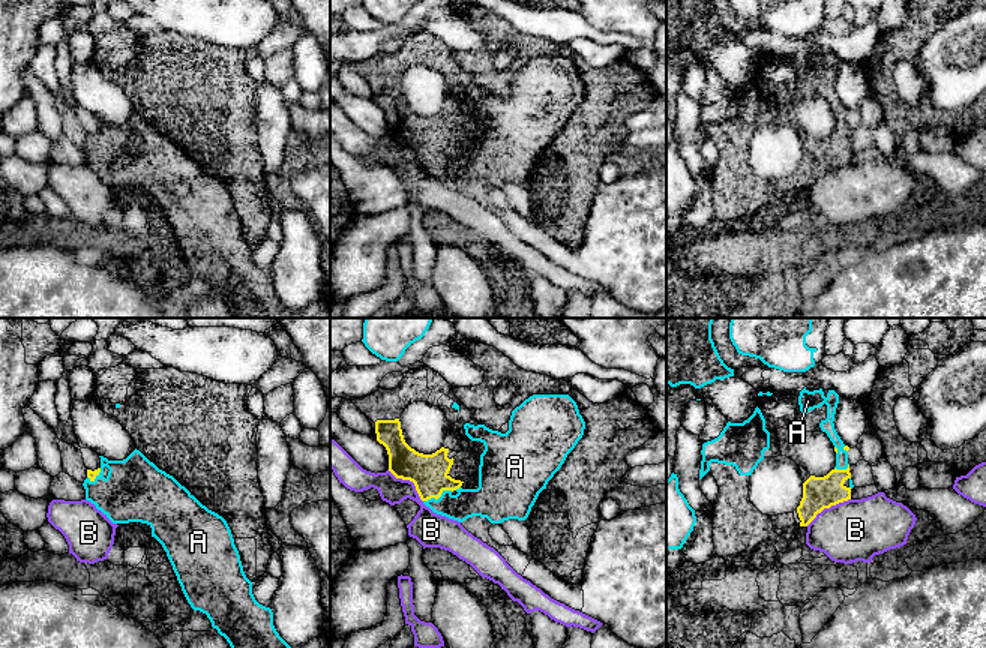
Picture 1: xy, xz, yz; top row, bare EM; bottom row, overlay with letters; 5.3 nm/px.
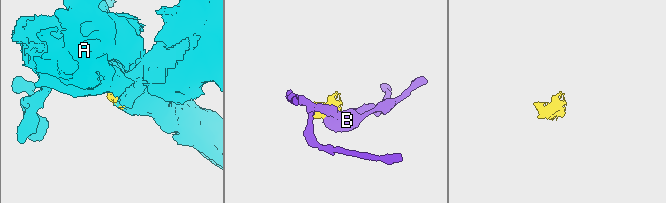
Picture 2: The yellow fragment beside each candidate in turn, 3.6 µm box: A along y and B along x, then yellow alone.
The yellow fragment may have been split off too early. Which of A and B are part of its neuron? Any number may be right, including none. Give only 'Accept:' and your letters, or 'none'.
Accept: A

